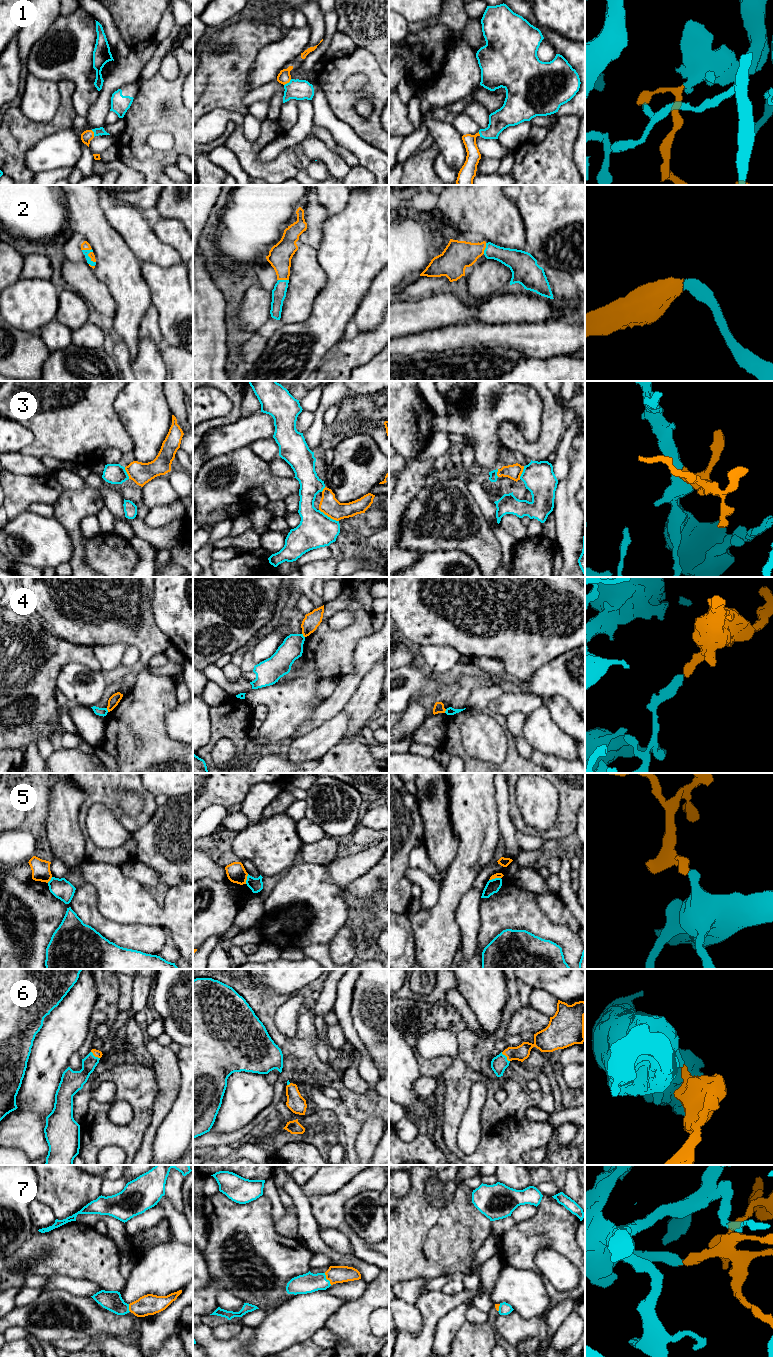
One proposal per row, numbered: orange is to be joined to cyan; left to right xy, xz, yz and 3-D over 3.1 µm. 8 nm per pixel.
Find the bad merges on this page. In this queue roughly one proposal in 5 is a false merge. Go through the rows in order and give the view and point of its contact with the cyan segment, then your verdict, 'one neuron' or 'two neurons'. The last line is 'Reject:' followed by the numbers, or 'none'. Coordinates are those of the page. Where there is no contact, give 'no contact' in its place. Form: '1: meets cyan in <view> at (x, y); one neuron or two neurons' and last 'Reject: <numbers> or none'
1: meets cyan in xz at (287, 83); one neuron
2: meets cyan in xz at (283, 280); one neuron
3: meets cyan in xz at (329, 517); one neuron
4: meets cyan in xy at (107, 710); two neurons
5: meets cyan in xz at (247, 879); two neurons
6: meets cyan in yz at (506, 1057); one neuron
7: meets cyan in xz at (326, 1279); one neuron
Reject: 4, 5

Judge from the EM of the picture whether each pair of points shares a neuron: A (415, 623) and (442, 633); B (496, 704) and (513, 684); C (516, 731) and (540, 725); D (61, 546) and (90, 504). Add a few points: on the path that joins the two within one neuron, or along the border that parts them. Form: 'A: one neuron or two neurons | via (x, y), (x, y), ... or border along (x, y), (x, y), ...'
A: one neuron | via (422, 623), (432, 623), (435, 626)
B: two neurons | border along (530, 692), (503, 693)
C: two neurons | border along (526, 715), (521, 735)
D: two neurons | border along (53, 517), (69, 536), (72, 546), (71, 558)

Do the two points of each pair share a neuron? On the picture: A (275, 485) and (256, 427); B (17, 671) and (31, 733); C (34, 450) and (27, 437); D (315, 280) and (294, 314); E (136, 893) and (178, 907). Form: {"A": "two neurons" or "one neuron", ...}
{"A": "two neurons", "B": "one neuron", "C": "two neurons", "D": "one neuron", "E": "one neuron"}

